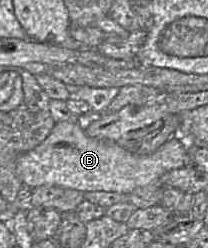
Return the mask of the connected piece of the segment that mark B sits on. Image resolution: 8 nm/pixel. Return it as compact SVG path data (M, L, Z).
M76 119L57 123L48 137L34 149L19 156L17 175L24 187L63 187L82 191L110 191L129 194L149 185L159 185L162 176L187 166L186 146L177 138L170 138L148 155L136 155L119 144L86 134Z

